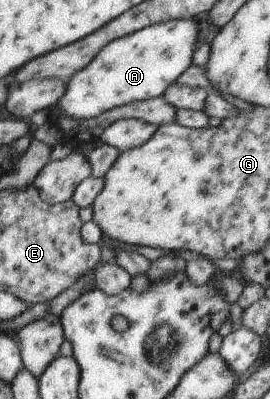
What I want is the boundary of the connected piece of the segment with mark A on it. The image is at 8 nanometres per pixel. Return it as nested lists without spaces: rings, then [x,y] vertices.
[[[198,19],[171,20],[112,40],[87,68],[71,76],[65,86],[65,96],[59,98],[53,113],[58,109],[73,120],[92,119],[130,102],[161,97],[193,65],[193,54],[199,45],[198,25]]]

